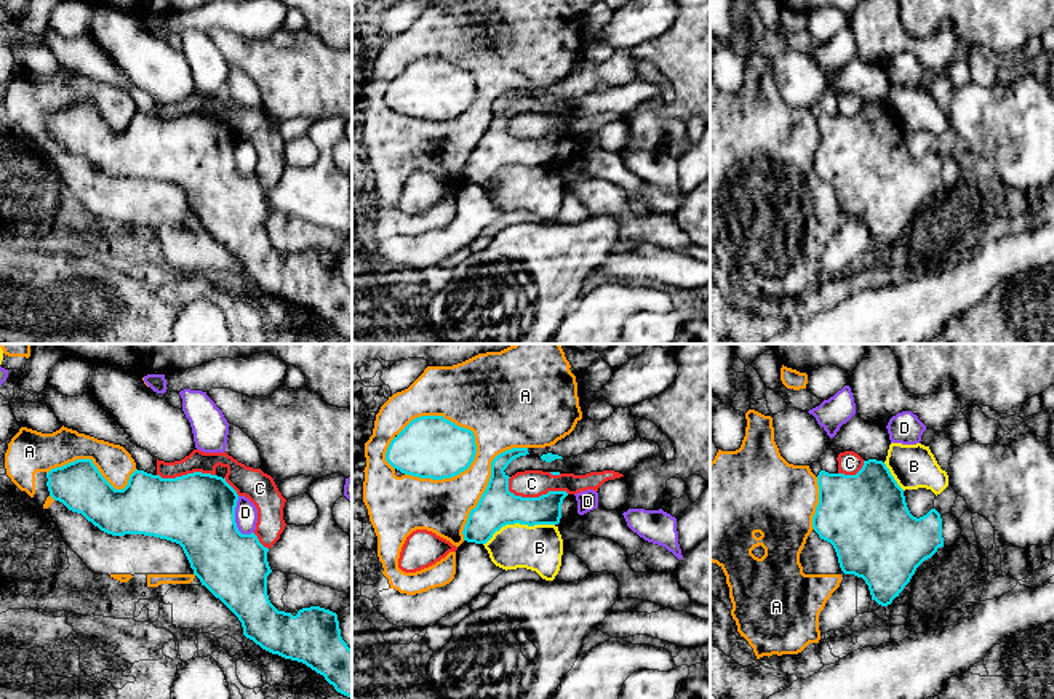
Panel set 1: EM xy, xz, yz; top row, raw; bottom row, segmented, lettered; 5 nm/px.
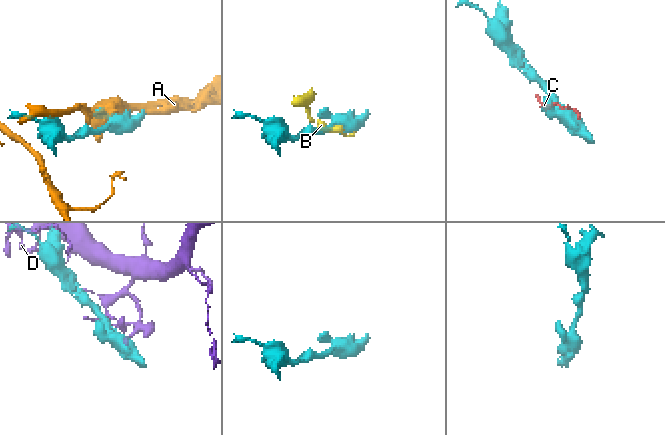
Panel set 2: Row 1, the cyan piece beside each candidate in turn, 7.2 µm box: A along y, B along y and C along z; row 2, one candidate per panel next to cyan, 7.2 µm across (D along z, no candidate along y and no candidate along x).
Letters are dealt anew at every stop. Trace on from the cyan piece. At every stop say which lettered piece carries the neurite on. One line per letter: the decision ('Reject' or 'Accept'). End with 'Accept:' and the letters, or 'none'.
A: Reject
B: Reject
C: Reject
D: Reject
Accept: none

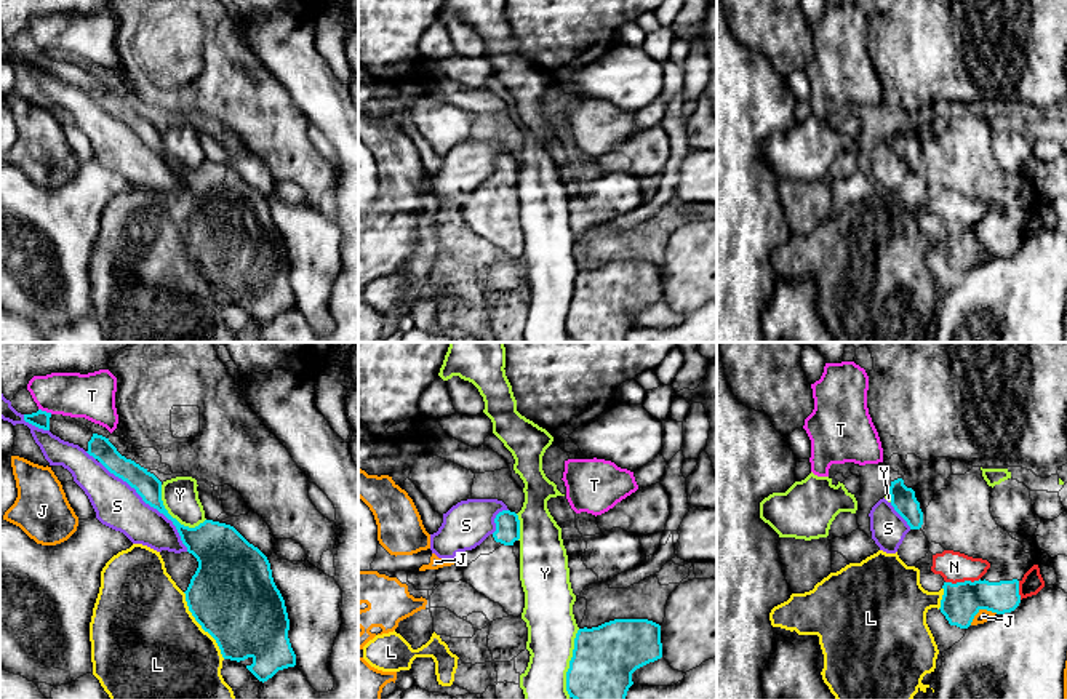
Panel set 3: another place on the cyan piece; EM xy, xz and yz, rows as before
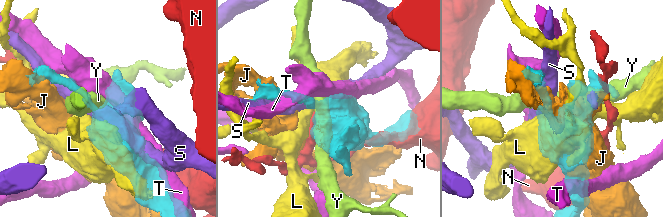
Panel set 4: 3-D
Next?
J: Reject
L: Reject
N: Reject
S: Reject
T: Reject
Y: Reject
Accept: none

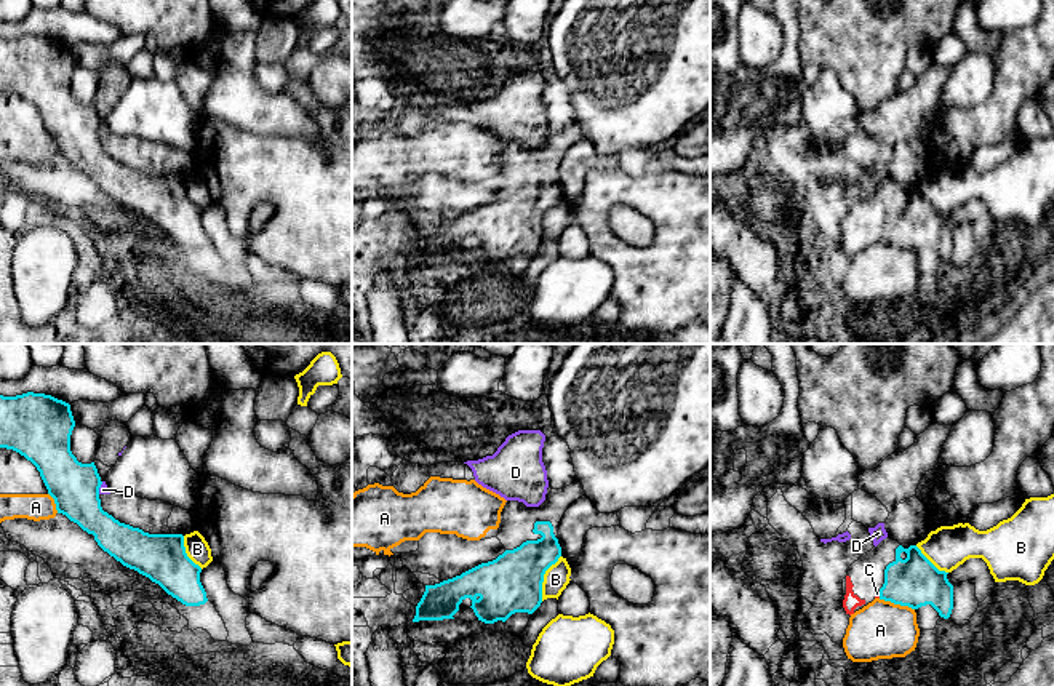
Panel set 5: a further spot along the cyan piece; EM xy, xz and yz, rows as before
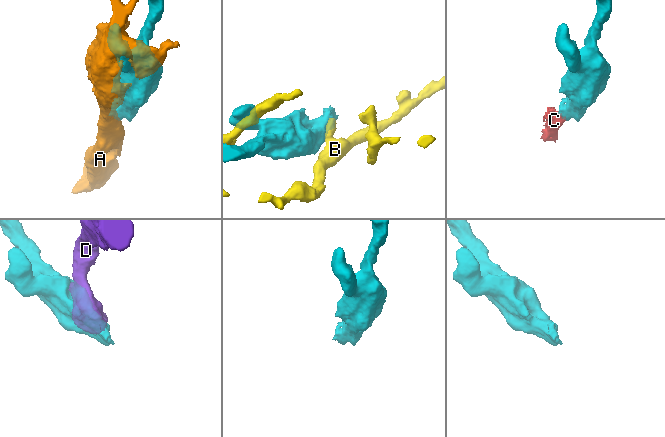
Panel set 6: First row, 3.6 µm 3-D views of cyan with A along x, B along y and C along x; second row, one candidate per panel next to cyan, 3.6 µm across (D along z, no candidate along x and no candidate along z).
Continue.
A: Reject
B: Reject
C: Accept
D: Reject
Accept: C

